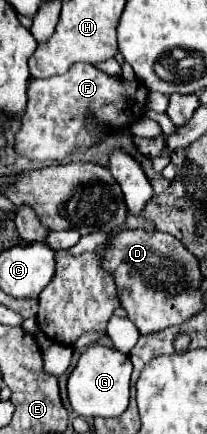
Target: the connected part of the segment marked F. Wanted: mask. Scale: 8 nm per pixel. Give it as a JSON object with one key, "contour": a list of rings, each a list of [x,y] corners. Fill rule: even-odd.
{"contour":[[[76,63],[68,73],[50,79],[32,79],[28,107],[16,135],[16,151],[28,159],[62,161],[74,149],[84,149],[98,141],[84,127],[86,113],[94,113],[106,127],[126,127],[142,117],[146,97],[148,91],[140,81],[124,83],[122,77],[110,77],[90,63]]]}

